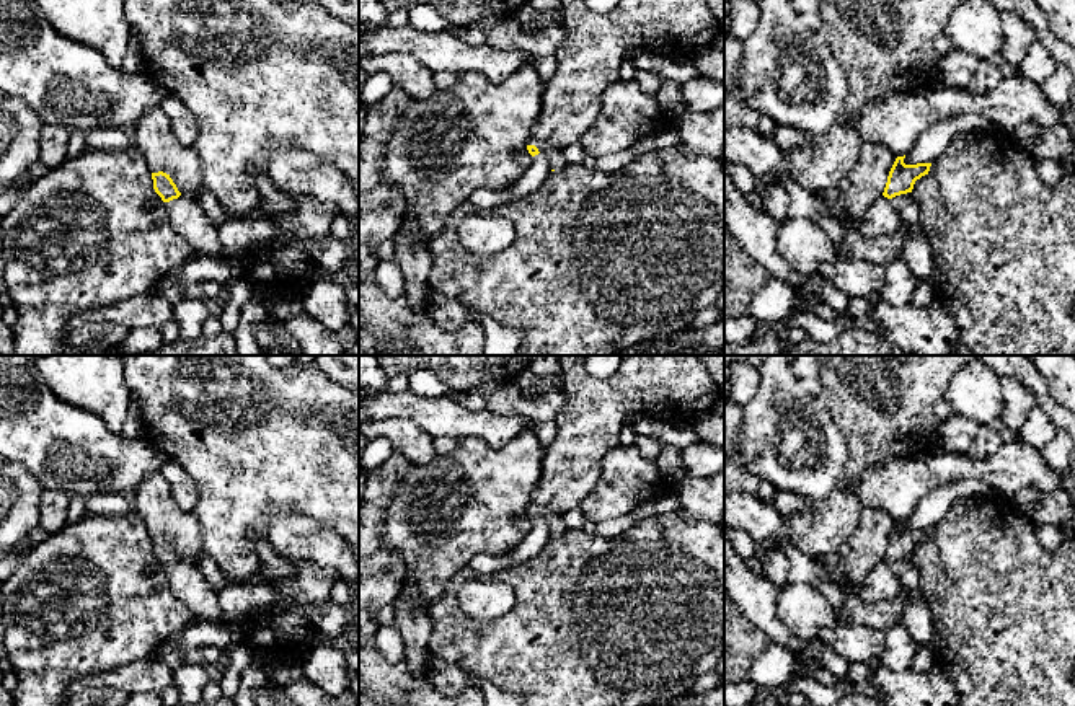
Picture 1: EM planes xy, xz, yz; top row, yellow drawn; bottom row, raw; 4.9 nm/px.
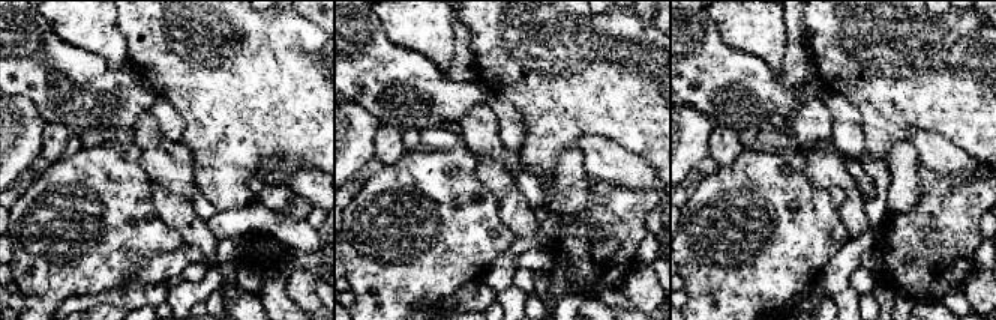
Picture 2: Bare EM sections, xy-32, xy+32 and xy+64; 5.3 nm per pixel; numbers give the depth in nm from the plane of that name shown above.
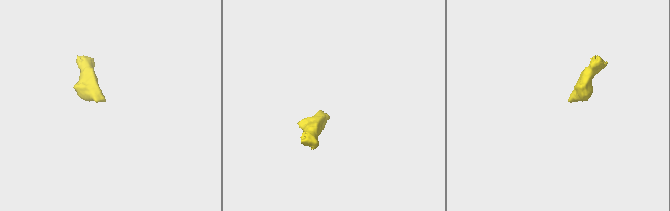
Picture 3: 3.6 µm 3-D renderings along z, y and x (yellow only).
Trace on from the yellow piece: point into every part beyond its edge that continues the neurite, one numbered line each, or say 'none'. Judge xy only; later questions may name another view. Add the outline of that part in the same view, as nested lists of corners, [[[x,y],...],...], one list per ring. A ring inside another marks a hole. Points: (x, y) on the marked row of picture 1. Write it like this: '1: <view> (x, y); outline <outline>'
1: xy (186, 217); outline [[[179,196],[165,202],[166,217],[171,228],[191,245],[197,254],[210,256],[225,263],[219,227],[207,217],[197,199]]]

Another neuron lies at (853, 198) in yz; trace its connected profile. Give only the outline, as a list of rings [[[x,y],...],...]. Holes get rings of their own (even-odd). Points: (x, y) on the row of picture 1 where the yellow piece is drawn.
[[[866,142],[842,184],[816,191],[814,196],[838,223],[845,217],[861,222],[873,202],[883,196],[894,161],[894,153],[884,143]]]

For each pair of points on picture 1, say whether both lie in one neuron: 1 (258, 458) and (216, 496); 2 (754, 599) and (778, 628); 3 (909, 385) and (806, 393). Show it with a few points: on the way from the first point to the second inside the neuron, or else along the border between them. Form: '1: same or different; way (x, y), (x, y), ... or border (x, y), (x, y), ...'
1: same; way (247, 470), (227, 491)
2: same; way (759, 605), (772, 622)
3: different; border (819, 372), (829, 414), (839, 428)

